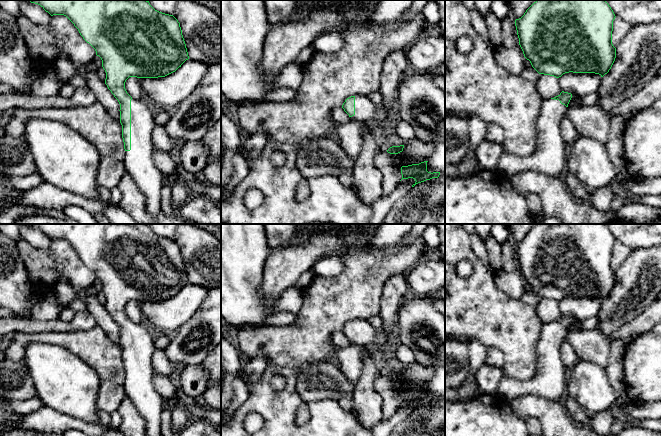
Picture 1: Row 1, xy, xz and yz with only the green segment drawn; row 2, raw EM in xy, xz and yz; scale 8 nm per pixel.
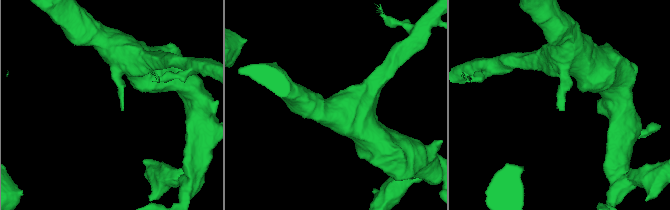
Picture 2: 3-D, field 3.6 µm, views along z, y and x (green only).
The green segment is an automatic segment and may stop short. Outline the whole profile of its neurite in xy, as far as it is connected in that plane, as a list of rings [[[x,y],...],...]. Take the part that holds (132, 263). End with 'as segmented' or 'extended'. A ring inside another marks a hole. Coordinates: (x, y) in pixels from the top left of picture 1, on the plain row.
[[[27,224],[40,229],[51,240],[64,239],[96,275],[106,296],[105,308],[120,328],[120,347],[126,397],[146,422],[147,436],[161,436],[161,413],[165,400],[153,384],[152,356],[155,334],[145,324],[133,323],[125,313],[129,301],[158,302],[175,296],[189,283],[178,244],[155,234],[147,224]]]; extended

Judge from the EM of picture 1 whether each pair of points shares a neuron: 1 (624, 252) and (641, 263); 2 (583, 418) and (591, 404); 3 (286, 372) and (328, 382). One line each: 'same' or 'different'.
1: different
2: different
3: different

